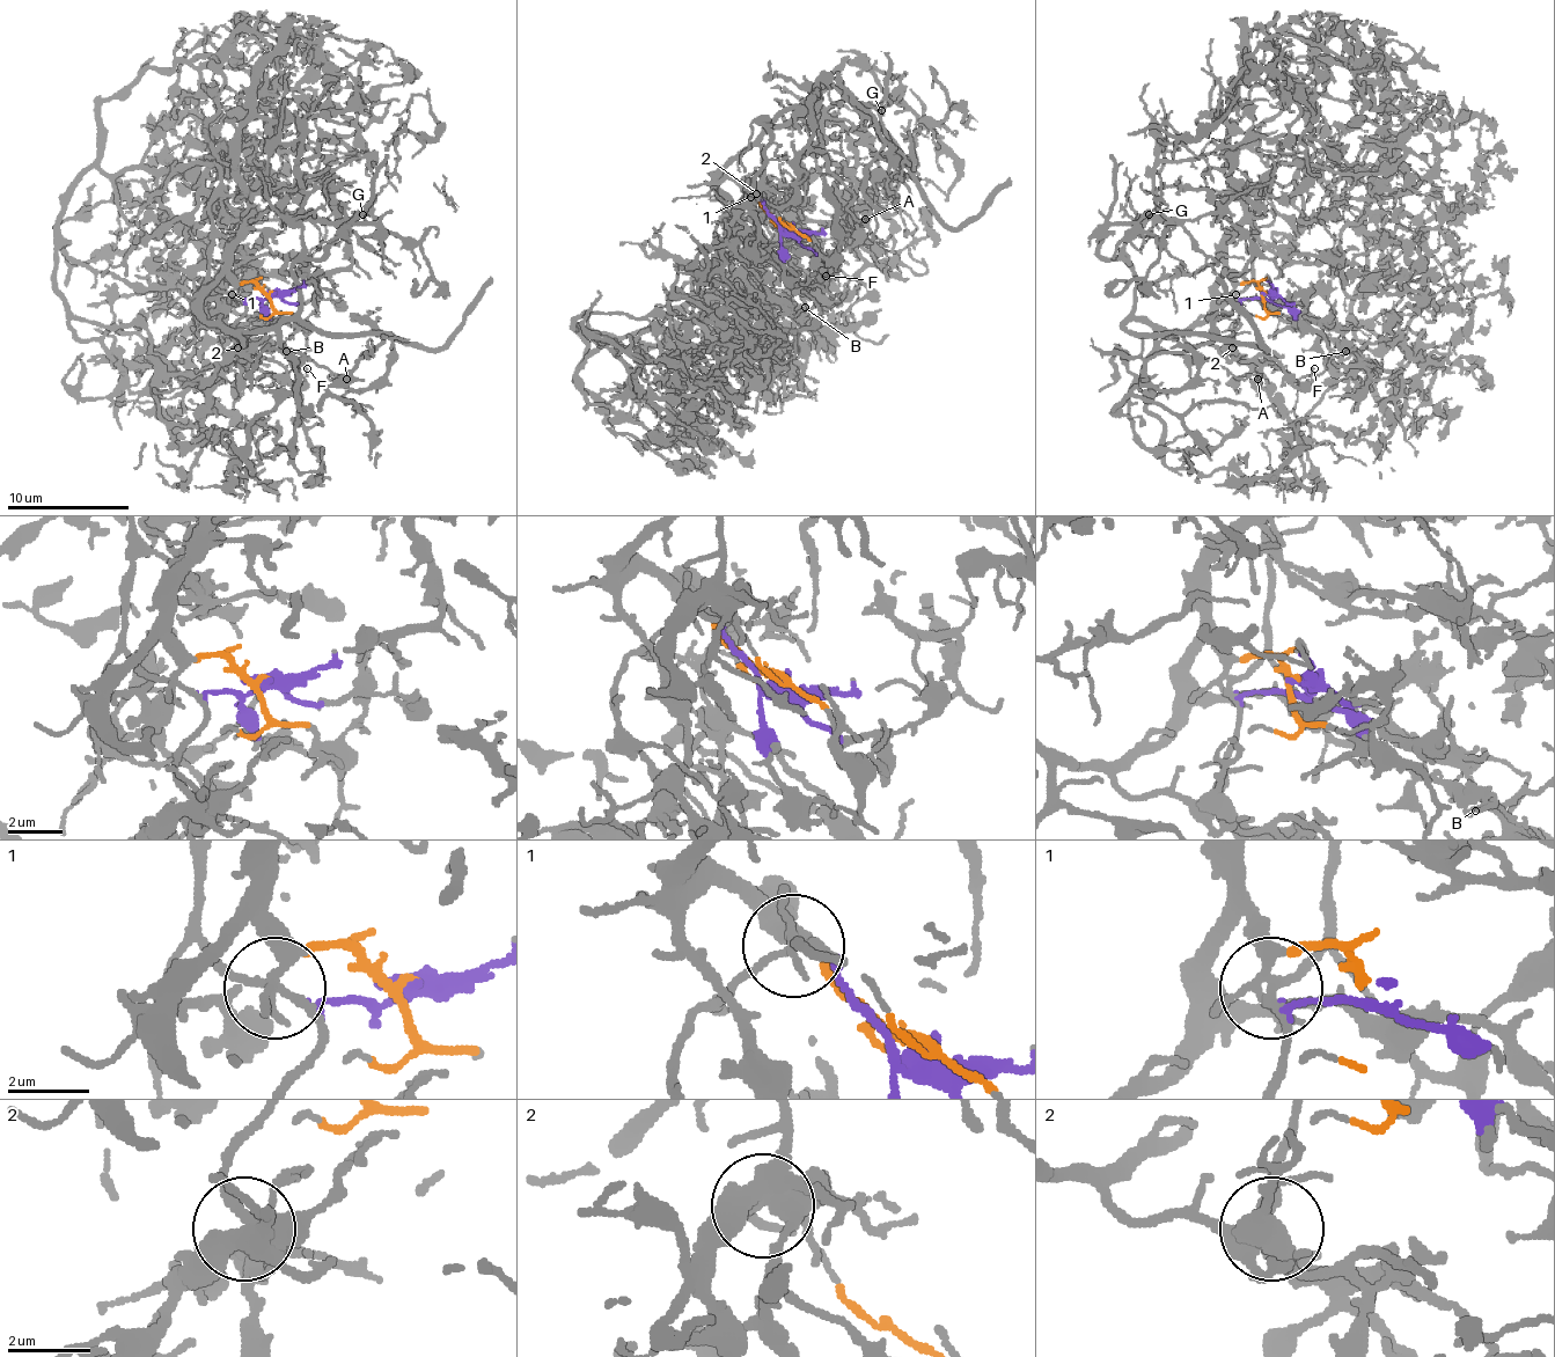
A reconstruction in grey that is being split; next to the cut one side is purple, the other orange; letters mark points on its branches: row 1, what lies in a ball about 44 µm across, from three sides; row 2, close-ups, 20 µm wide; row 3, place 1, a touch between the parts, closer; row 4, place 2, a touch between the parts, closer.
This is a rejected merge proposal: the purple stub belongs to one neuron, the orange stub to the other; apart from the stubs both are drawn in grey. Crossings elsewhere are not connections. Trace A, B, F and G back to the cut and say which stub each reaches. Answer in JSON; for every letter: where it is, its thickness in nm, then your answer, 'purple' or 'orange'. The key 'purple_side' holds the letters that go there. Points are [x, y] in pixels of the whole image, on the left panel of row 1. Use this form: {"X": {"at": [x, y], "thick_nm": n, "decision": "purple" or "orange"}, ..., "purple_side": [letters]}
{"A": {"at": [346, 379], "thick_nm": 100, "decision": "orange"}, "B": {"at": [286, 351], "thick_nm": 100, "decision": "purple"}, "F": {"at": [307, 368], "thick_nm": 120, "decision": "purple"}, "G": {"at": [362, 214], "thick_nm": 180, "decision": "orange"}, "purple_side": ["B", "F"]}

